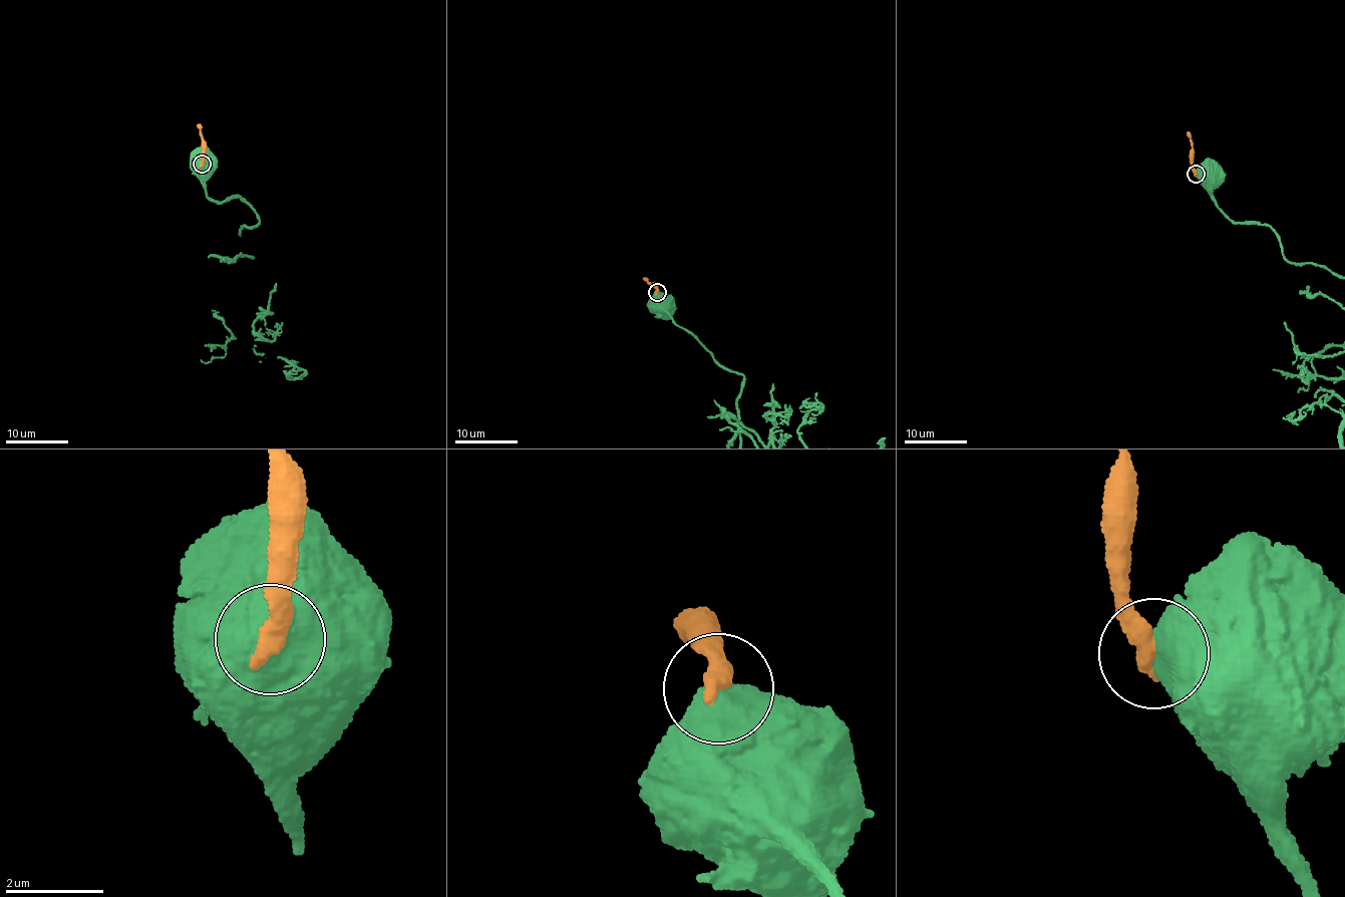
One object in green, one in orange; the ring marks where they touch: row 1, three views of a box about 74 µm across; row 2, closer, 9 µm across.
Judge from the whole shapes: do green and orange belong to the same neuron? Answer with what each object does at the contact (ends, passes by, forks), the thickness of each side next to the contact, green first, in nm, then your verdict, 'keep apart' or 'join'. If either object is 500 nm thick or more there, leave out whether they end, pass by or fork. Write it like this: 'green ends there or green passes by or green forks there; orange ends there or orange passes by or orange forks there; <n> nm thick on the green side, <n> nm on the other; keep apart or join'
900 nm thick on the green side, 480 nm on the other; keep apart

